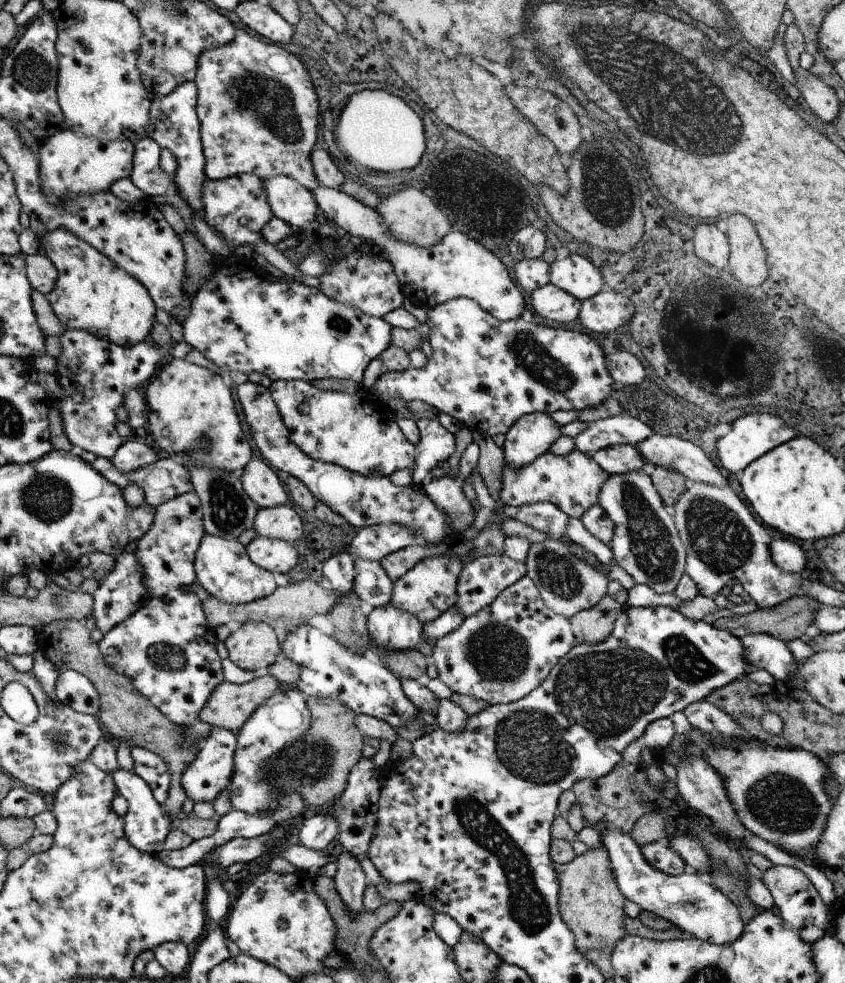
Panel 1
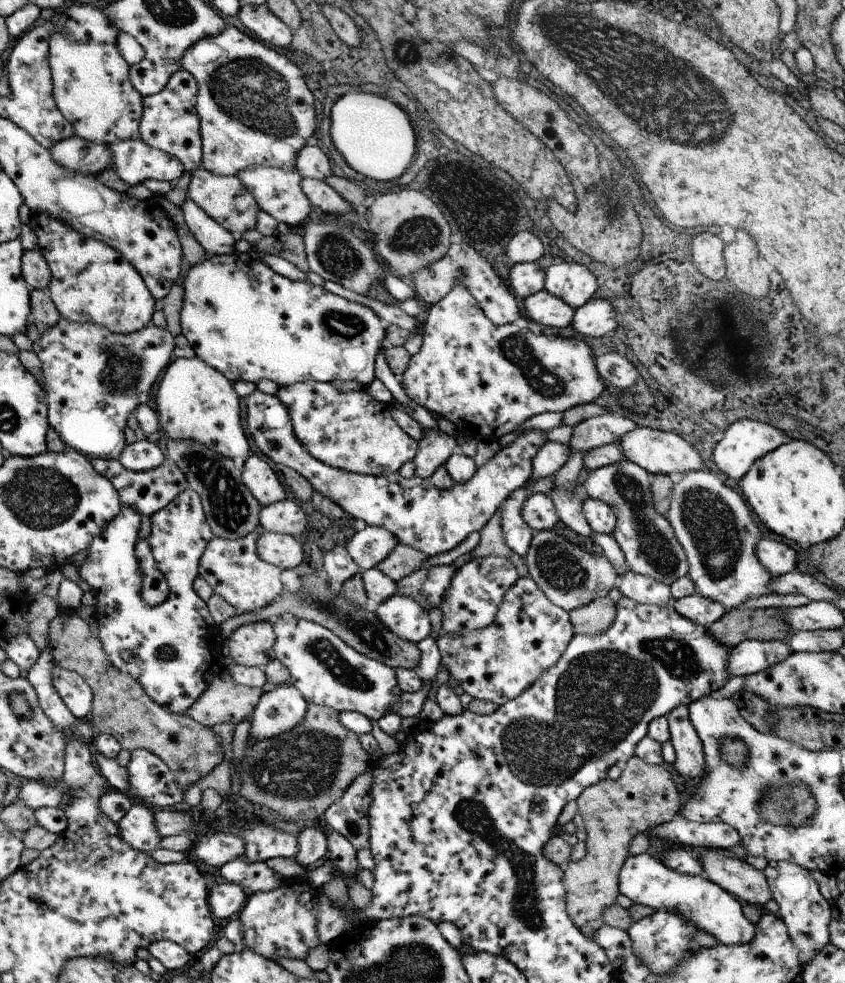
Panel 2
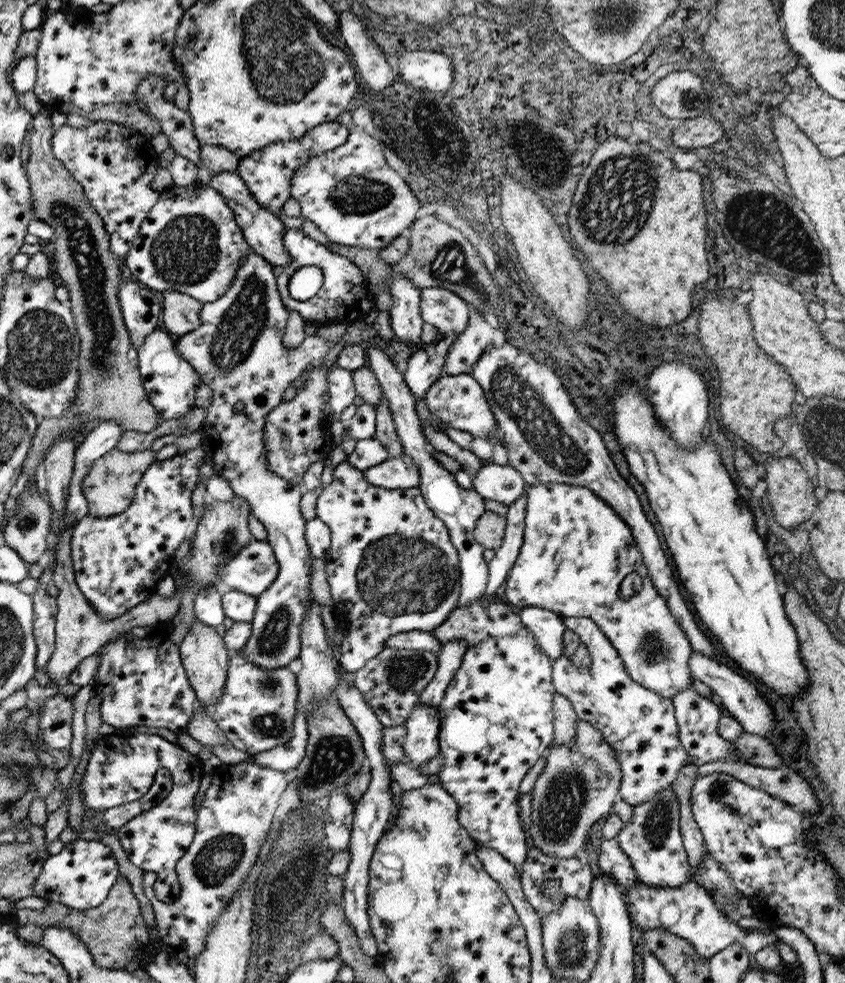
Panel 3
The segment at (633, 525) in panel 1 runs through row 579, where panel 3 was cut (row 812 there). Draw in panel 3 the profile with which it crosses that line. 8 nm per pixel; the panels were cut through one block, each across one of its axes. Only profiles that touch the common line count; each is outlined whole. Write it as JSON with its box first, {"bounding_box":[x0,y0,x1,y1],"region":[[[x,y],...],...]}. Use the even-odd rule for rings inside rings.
{"bounding_box":[615,783,693,888],"region":[[[674,783],[654,795],[652,800],[638,803],[633,808],[632,819],[623,823],[615,839],[623,854],[630,858],[638,881],[654,887],[670,888],[693,880],[679,829],[680,799],[674,793]]]}

